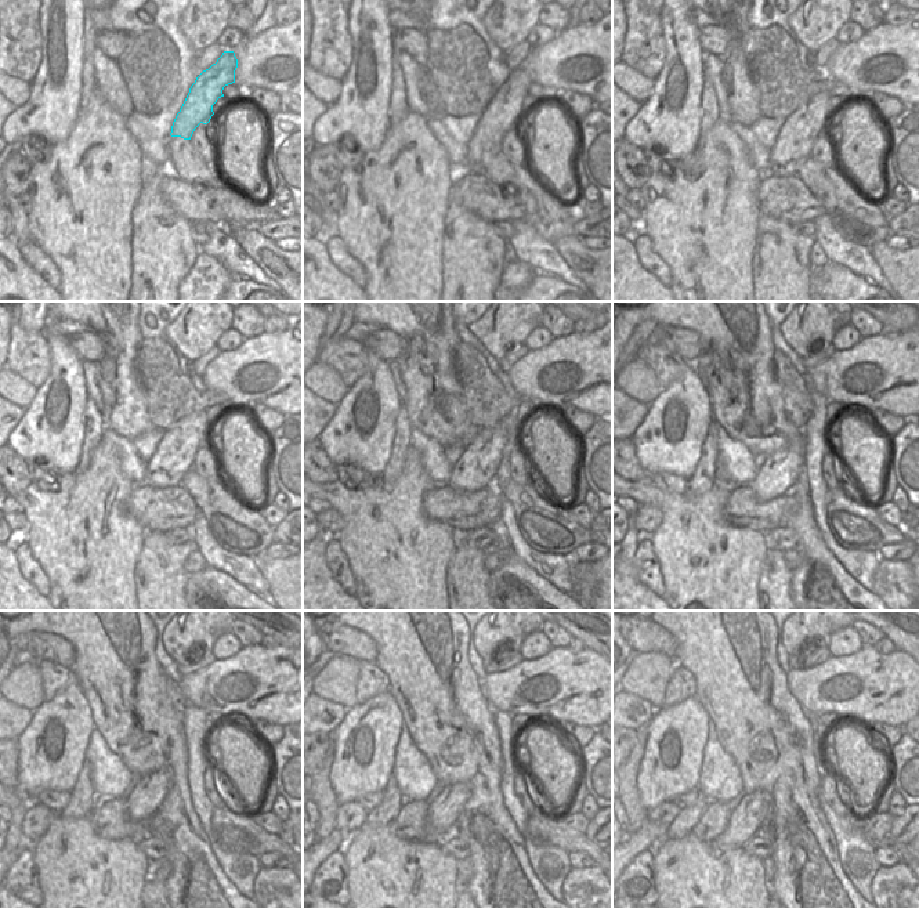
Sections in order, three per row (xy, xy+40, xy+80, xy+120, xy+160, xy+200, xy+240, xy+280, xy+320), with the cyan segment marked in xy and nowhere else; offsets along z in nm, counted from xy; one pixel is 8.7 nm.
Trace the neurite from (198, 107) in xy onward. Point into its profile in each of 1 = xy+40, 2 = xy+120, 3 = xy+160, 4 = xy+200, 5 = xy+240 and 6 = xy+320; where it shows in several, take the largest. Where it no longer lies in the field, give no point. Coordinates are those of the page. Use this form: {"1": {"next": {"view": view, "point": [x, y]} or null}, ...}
{"1": {"next": {"view": "xy+40", "point": [506, 107]}}, "2": {"next": {"view": "xy+120", "point": [174, 455]}}, "3": {"next": {"view": "xy+160", "point": [476, 469]}}, "4": {"next": {"view": "xy+200", "point": [777, 476]}}, "5": {"next": {"view": "xy+240", "point": [145, 793]}}, "6": {"next": {"view": "xy+320", "point": [745, 821]}}}

